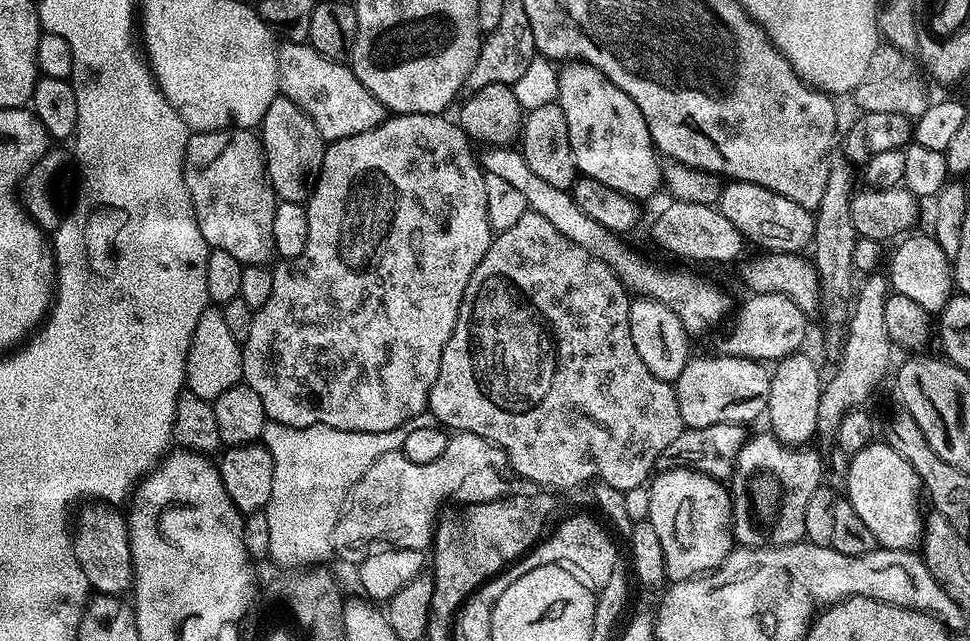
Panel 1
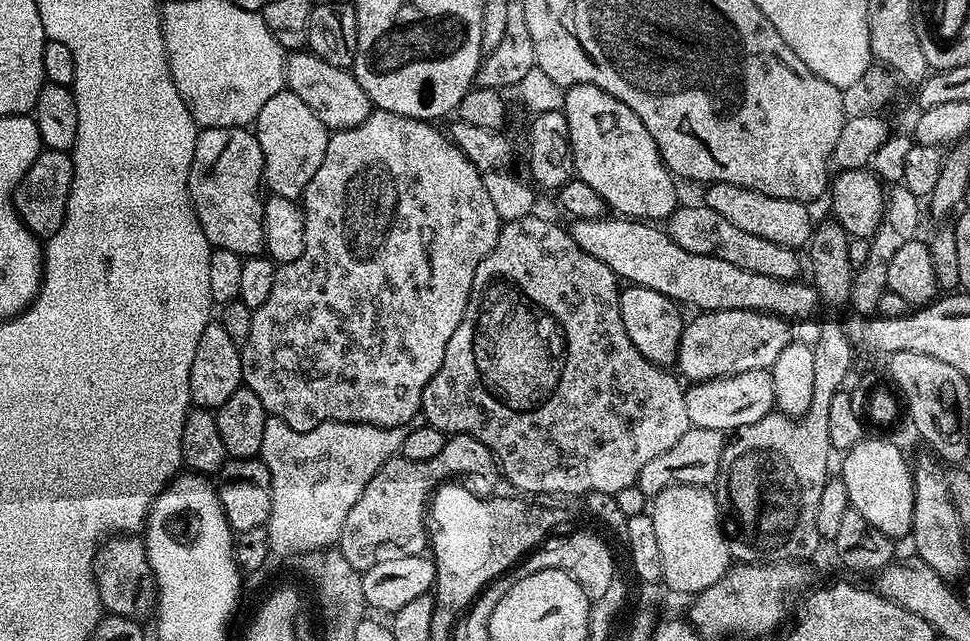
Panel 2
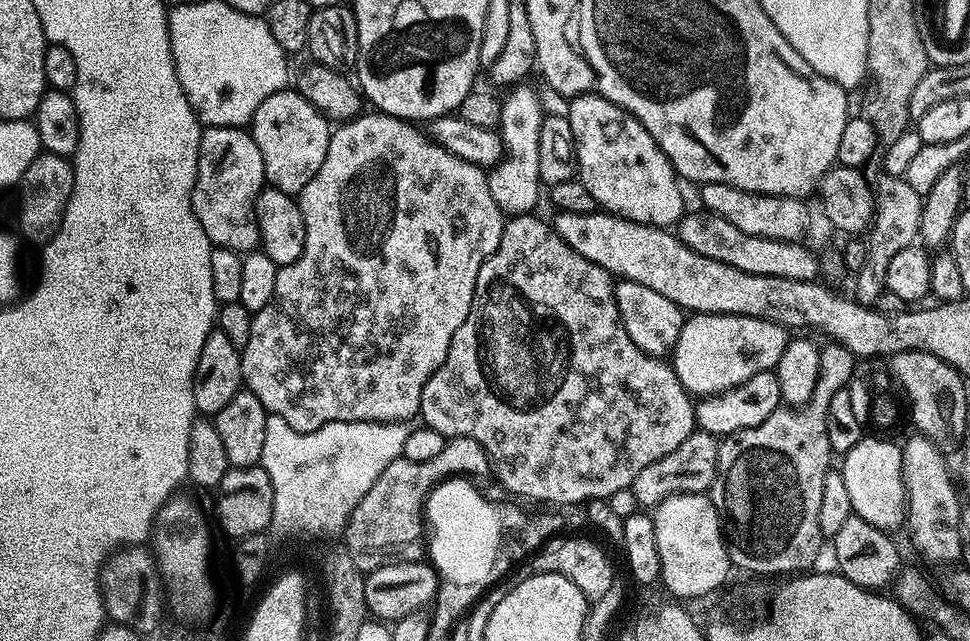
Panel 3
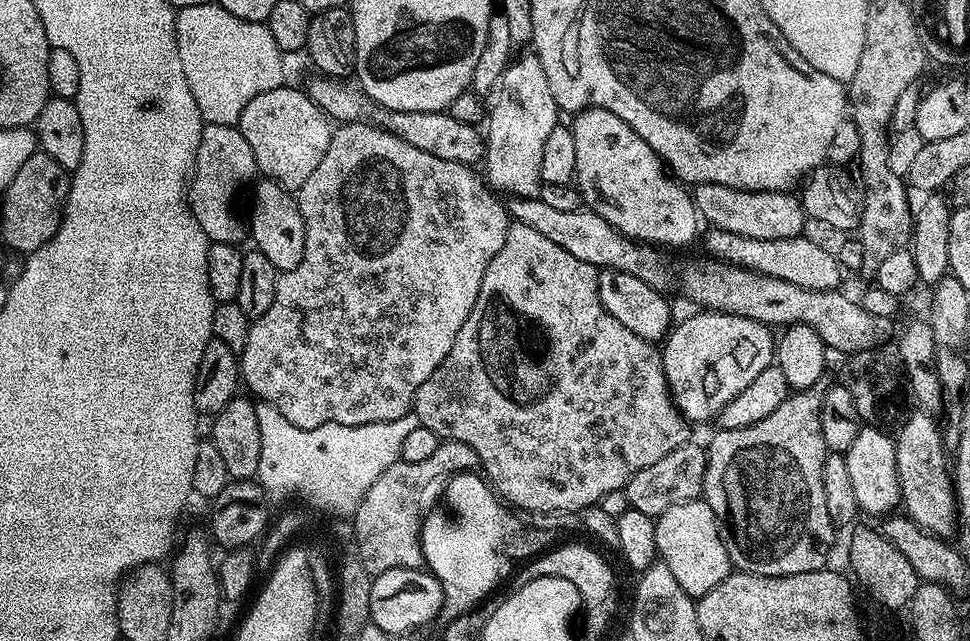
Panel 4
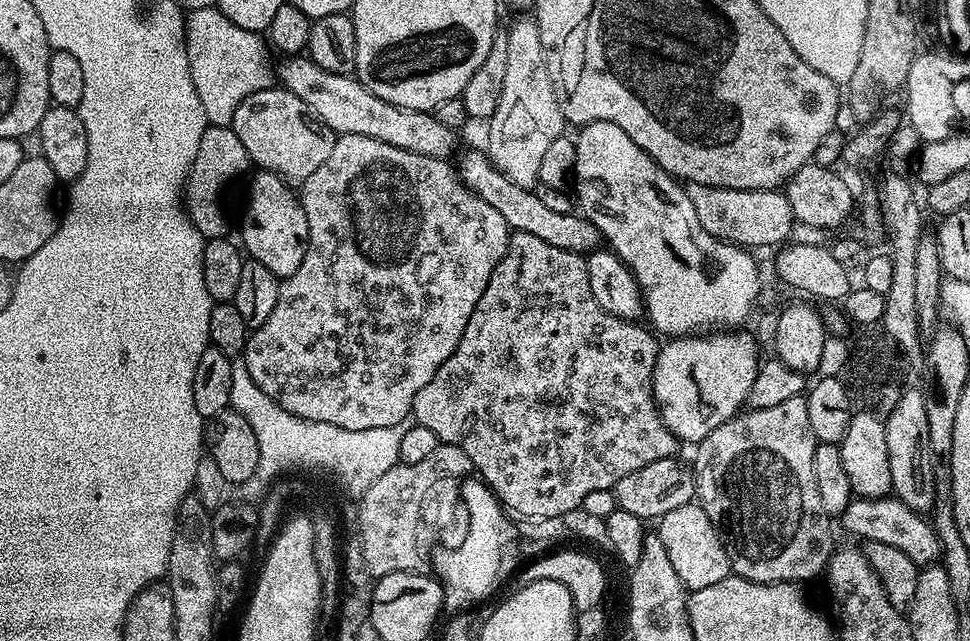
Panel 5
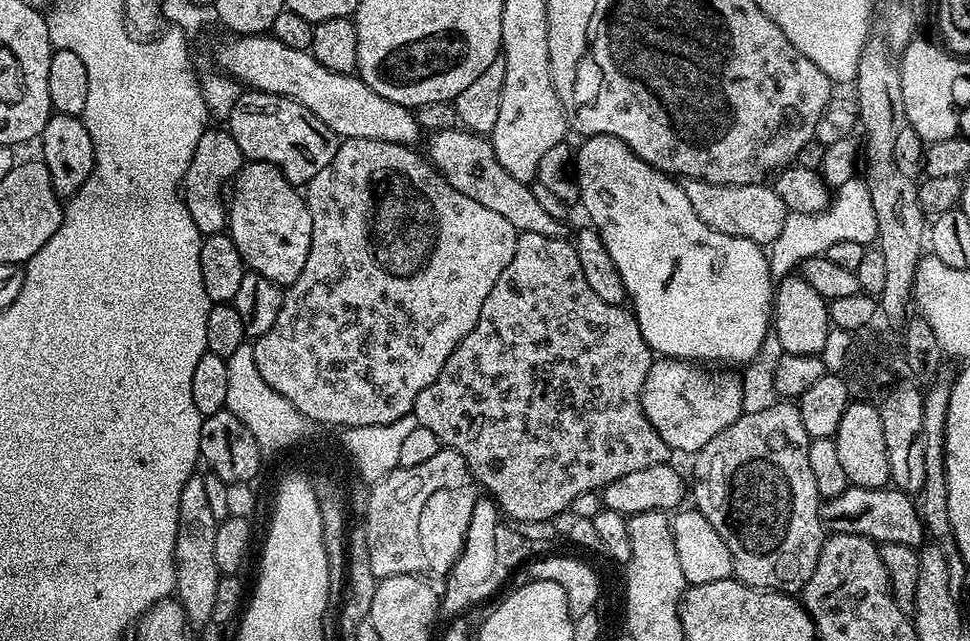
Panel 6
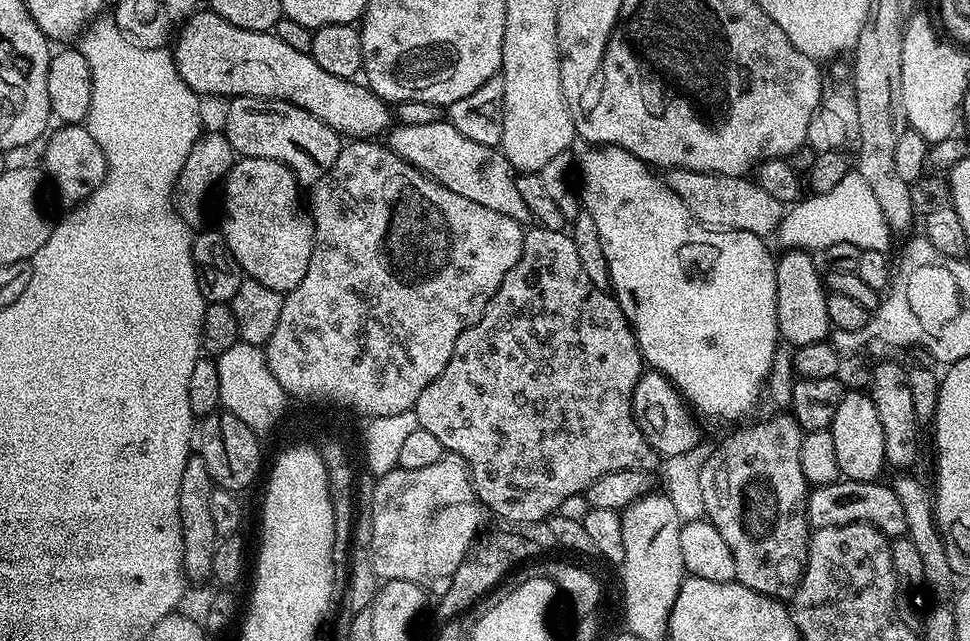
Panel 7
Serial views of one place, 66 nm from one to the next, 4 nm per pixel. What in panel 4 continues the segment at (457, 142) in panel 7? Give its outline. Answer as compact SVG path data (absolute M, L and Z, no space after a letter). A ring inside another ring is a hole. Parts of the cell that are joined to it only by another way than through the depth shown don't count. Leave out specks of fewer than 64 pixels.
M527 196L509 199L506 207L509 217L515 223L531 226L532 229L538 230L538 234L550 238L550 242L562 246L562 250L574 254L574 258L582 258L582 262L590 262L596 265L597 269L622 270L626 274L642 278L642 282L646 282L651 288L661 290L667 289L667 284L672 280L672 272L668 269L667 262L656 253L659 251L635 240L629 240L594 211L585 210L583 207L574 210L554 210L547 202Z

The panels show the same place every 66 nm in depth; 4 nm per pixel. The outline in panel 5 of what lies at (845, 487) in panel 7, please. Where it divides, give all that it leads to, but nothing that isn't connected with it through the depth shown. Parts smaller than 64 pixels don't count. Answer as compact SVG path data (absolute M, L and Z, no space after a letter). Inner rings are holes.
M879 496L873 500L854 498L838 520L844 523L850 535L861 536L861 541L873 540L897 547L919 568L933 564L941 557L939 540L931 523L895 496Z

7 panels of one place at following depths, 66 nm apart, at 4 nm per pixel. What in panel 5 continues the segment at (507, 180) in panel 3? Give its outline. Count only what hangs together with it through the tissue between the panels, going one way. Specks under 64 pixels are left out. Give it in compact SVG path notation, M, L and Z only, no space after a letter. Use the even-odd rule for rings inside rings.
M535 19L516 20L512 25L507 25L506 31L506 82L502 82L496 113L486 122L486 151L492 160L492 167L506 174L510 182L535 189L540 184L538 170L542 167L542 157L553 144L554 138L565 135L566 121L546 70L542 34L538 34Z

